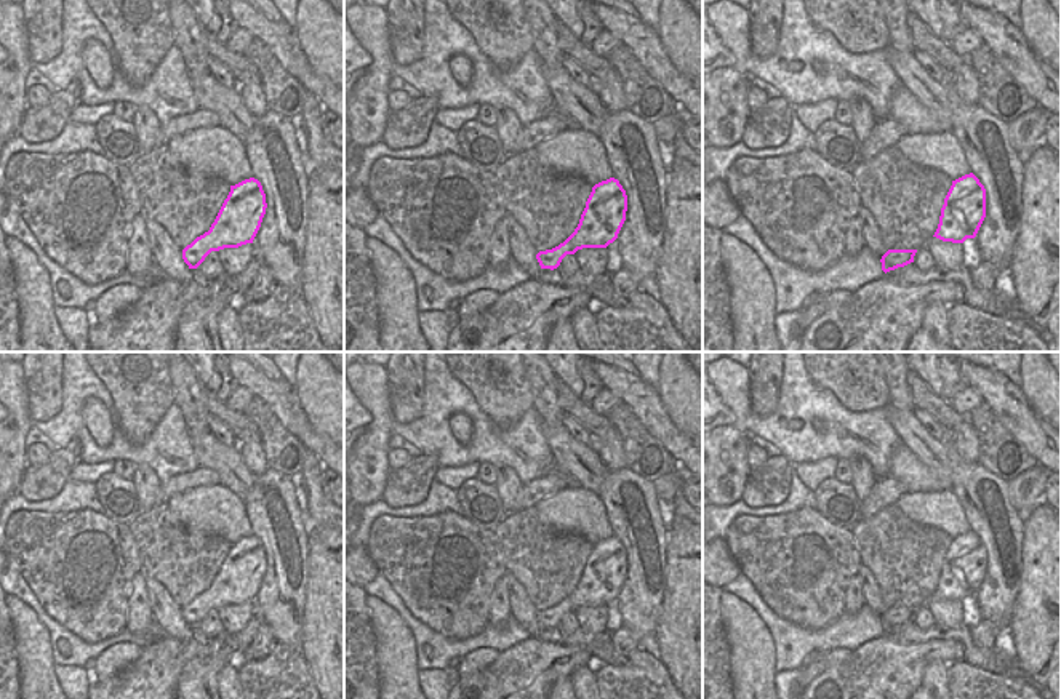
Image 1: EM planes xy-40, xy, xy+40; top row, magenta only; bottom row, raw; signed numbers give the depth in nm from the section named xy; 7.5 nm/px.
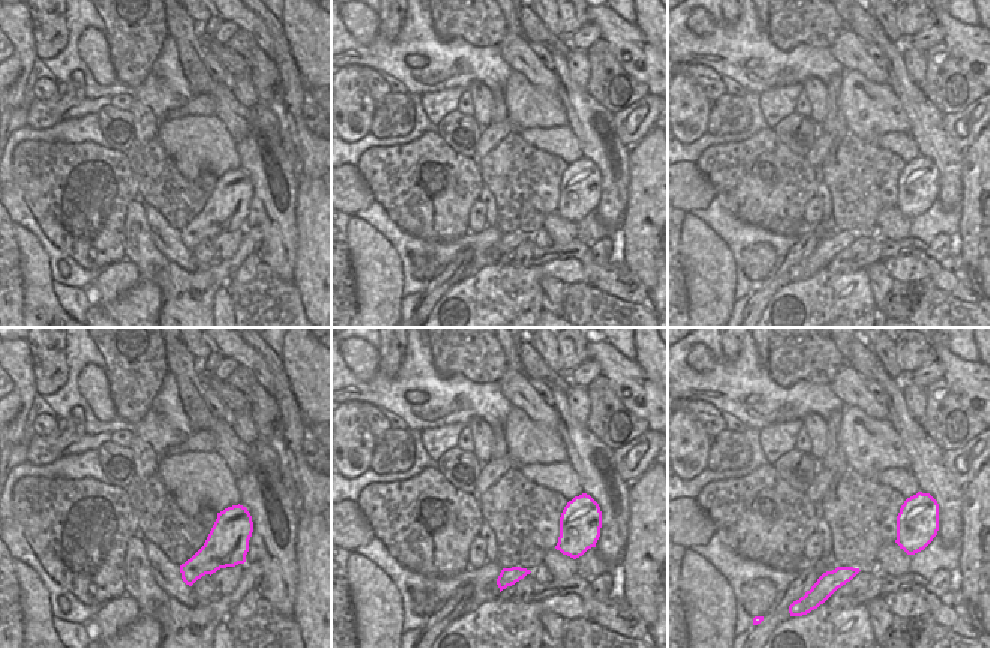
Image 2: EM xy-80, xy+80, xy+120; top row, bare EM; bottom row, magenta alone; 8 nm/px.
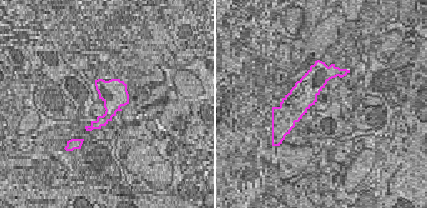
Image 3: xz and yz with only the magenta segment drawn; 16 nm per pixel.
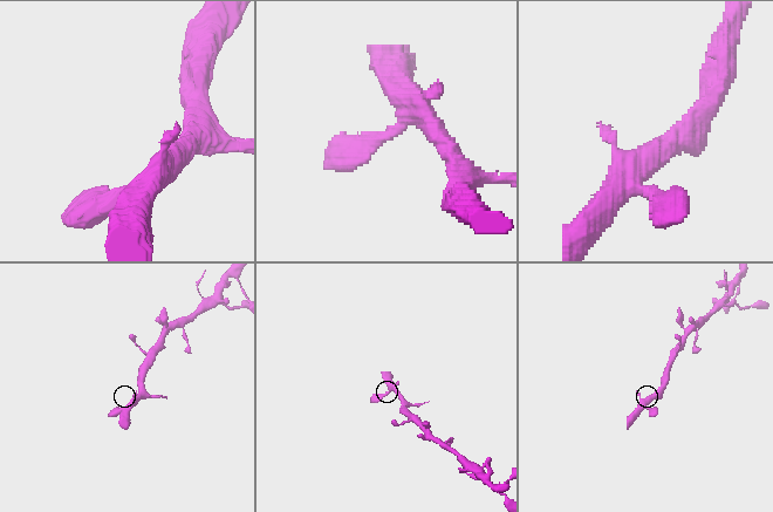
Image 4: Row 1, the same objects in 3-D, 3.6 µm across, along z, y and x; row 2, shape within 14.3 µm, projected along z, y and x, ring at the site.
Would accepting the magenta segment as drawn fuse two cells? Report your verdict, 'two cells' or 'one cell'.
one cell

